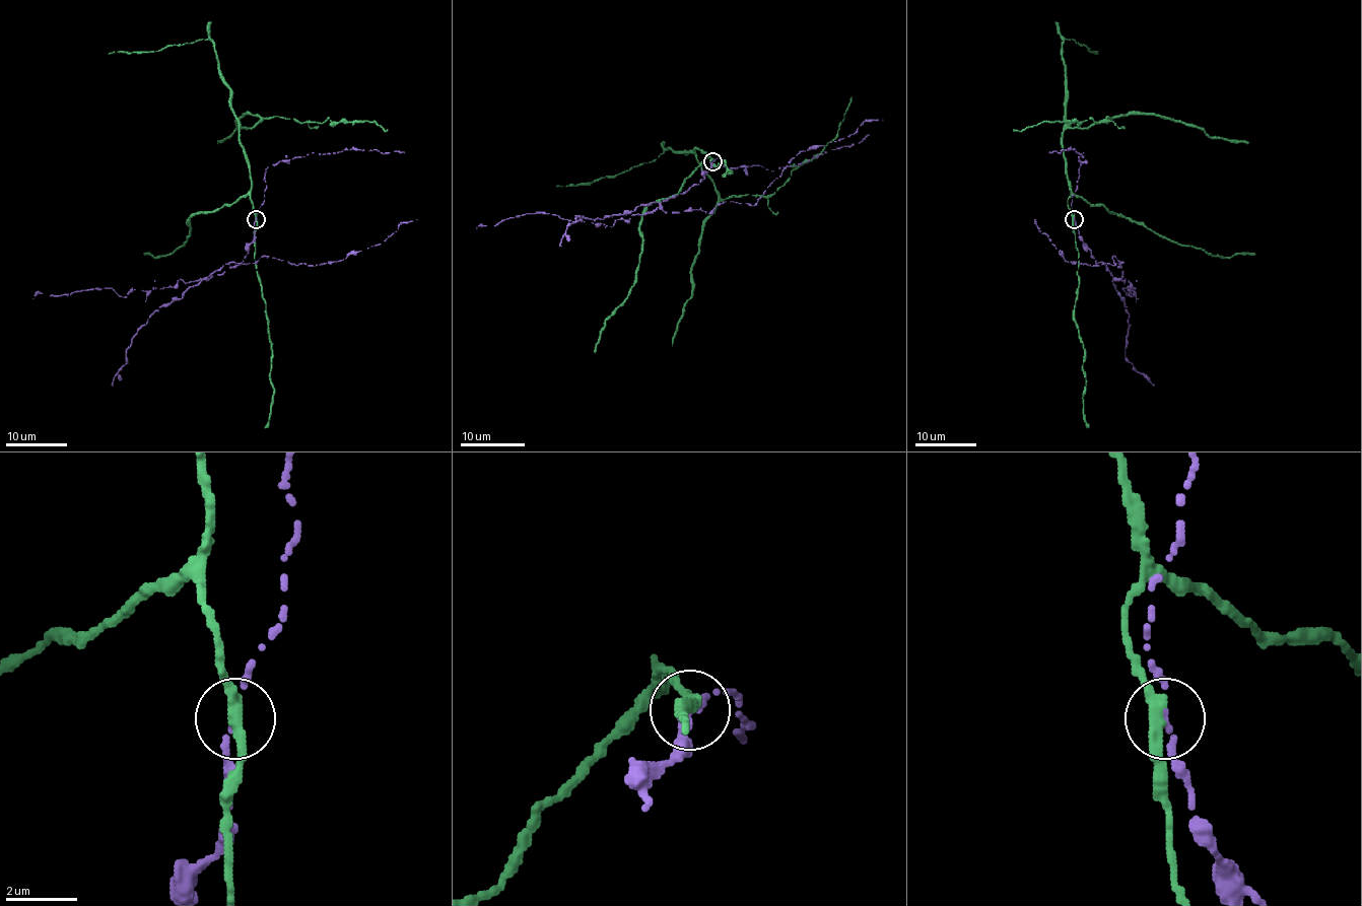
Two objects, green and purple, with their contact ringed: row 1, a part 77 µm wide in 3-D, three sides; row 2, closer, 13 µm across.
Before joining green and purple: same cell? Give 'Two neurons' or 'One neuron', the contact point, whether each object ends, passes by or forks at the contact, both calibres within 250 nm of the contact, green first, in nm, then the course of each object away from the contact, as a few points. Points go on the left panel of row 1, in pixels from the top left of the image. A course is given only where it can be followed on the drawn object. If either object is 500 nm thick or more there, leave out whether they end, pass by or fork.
Two neurons. Place: (256, 219). At the ring green passes by. At the ring purple passes by. Thickness 340 nm (green) against 130 nm. Course of green: (256, 218), (241, 127), (276, 117), (300, 123), (373, 121), (387, 129). Course of purple: (256, 218), (243, 261), (207, 278), (261, 257), (316, 266), (340, 261), (417, 220)

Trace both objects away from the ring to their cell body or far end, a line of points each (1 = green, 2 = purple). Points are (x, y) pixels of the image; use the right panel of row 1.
1: (1074, 218), (1068, 206), (1062, 133), (1110, 118), (1013, 129)
2: (1074, 218), (1095, 261), (1122, 276), (1122, 263), (1114, 257), (1116, 264), (1065, 261), (1035, 220)

